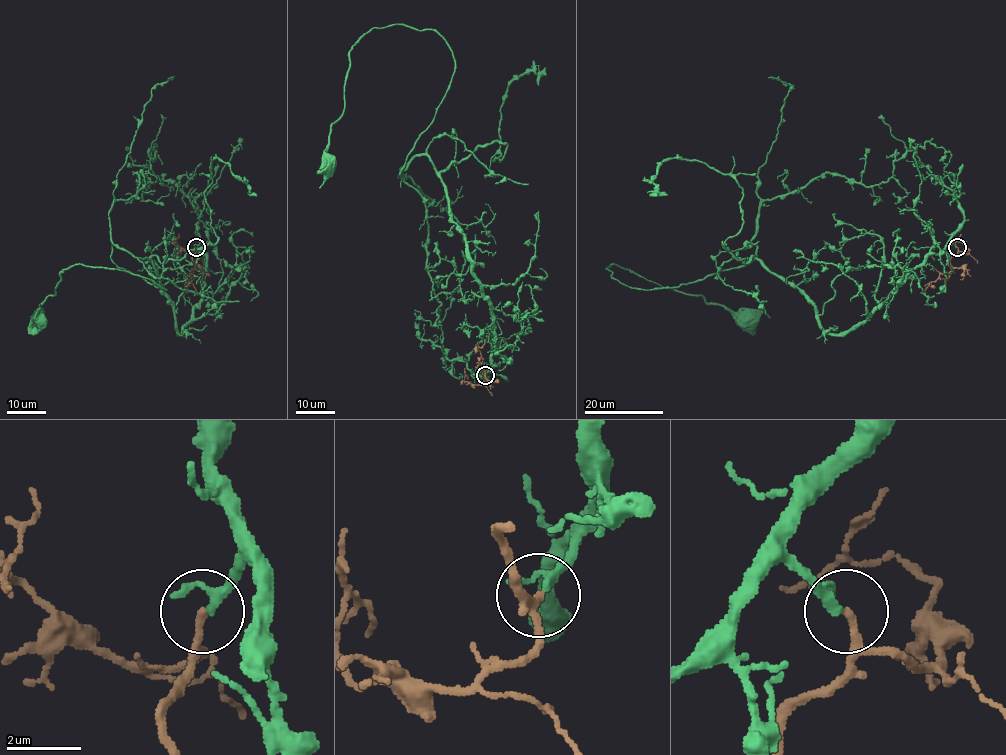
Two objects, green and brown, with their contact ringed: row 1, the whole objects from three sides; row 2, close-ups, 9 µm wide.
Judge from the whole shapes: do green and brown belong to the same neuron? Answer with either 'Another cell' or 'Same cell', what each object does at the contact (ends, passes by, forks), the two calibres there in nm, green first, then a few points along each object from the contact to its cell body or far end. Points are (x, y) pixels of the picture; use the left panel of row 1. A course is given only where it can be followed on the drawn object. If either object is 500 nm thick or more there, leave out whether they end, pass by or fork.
Same cell. At the ring green passes by. At the ring brown ends. Thickness 200 nm (green) against 200 nm. Course of green: (197, 247), (203, 299), (178, 334), (154, 264), (114, 244), (118, 267), (165, 290), (72, 266), (41, 318). Course of brown: (196, 247), (192, 259), (194, 269), (190, 274), (192, 280), (188, 282), (197, 292)

